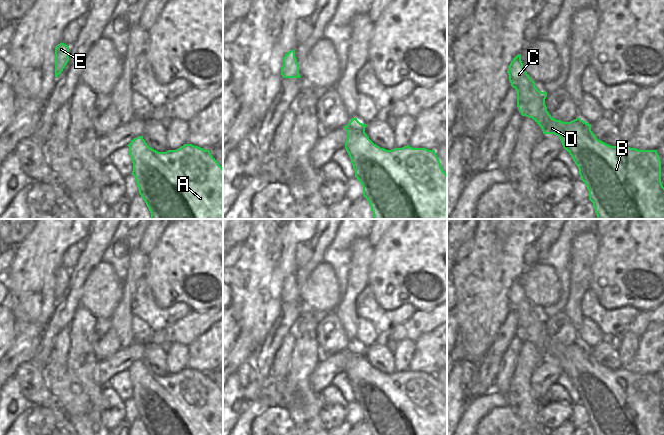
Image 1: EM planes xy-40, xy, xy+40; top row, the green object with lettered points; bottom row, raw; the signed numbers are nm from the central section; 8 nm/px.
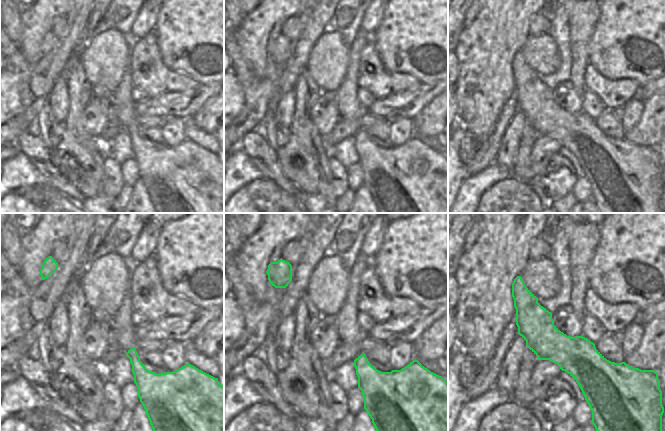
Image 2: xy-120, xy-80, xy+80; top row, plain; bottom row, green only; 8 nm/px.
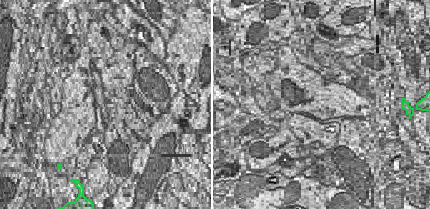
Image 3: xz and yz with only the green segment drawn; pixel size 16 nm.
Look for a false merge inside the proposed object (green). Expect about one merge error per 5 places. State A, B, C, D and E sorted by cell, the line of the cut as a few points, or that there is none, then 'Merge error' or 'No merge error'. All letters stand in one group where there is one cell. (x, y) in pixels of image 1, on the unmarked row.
Groups: A B C D E. No split. No merge error.

